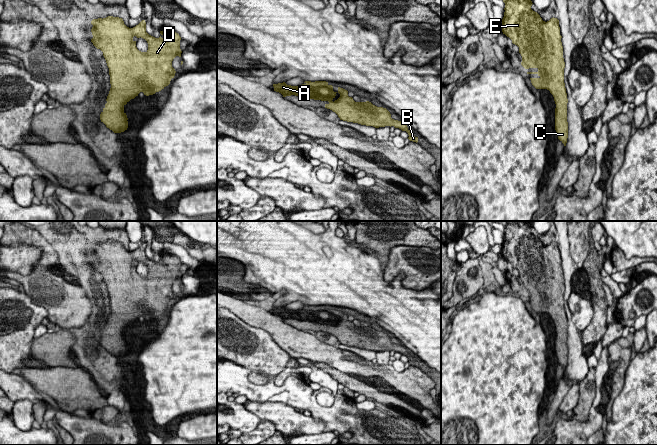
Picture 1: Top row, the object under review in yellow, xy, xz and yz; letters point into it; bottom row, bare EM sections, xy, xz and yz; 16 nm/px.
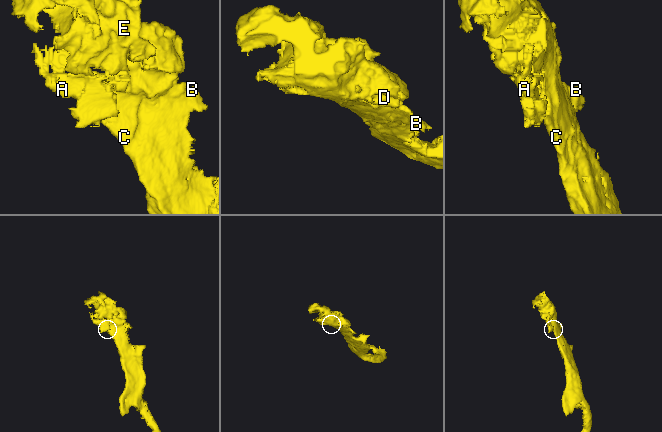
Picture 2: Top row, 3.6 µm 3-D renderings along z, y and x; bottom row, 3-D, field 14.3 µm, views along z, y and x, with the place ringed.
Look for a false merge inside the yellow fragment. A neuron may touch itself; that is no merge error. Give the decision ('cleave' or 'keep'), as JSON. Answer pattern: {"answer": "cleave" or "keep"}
{"answer": "keep"}

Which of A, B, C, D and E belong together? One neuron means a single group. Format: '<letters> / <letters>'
A B C D E

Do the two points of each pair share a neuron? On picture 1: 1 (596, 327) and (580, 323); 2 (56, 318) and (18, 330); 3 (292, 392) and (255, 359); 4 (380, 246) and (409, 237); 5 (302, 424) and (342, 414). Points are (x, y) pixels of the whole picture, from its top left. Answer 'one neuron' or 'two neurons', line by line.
1: two neurons
2: two neurons
3: two neurons
4: one neuron
5: two neurons

